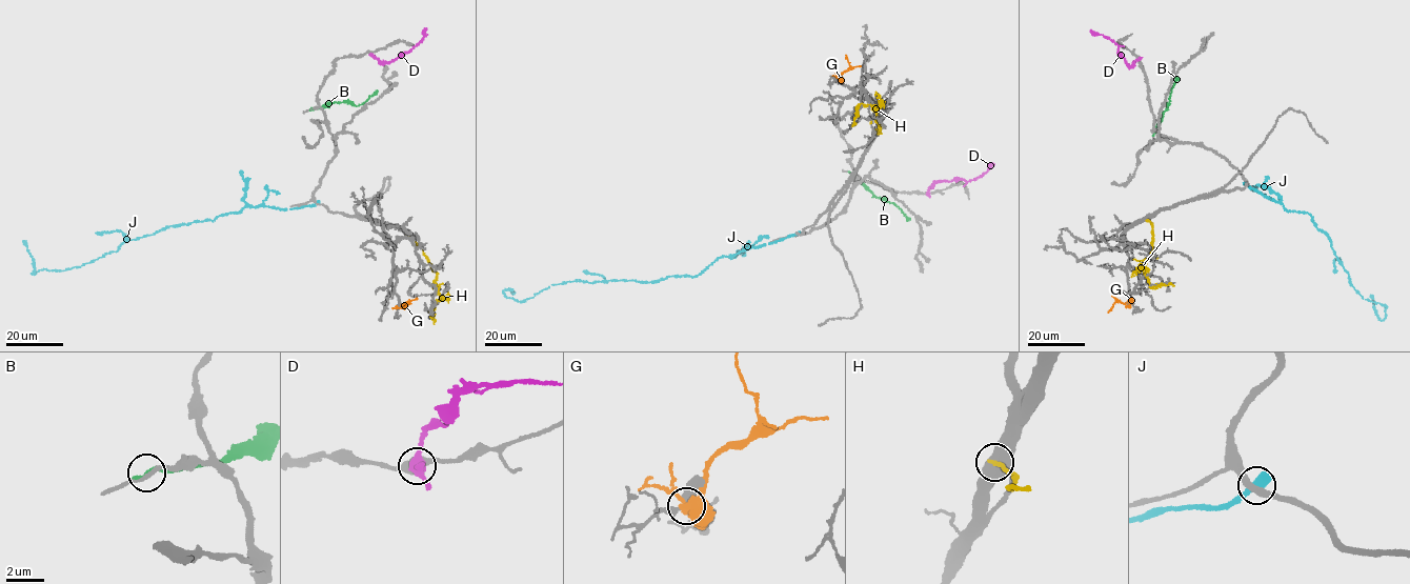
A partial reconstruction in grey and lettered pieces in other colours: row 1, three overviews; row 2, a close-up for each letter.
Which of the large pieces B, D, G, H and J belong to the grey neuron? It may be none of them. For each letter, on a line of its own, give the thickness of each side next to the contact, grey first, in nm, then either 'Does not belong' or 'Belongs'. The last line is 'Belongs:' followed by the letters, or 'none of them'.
B: Thickness 180 nm (grey) against 240 nm. Does not belong
D: Thickness 420 nm (grey) against 440 nm. Does not belong
G: Thickness 360 nm (grey) against 400 nm. Does not belong
H: Thickness 600 nm (grey) against 220 nm. Does not belong
J: Thickness 320 nm (grey) against 550 nm. Does not belong
Belongs: none of them

